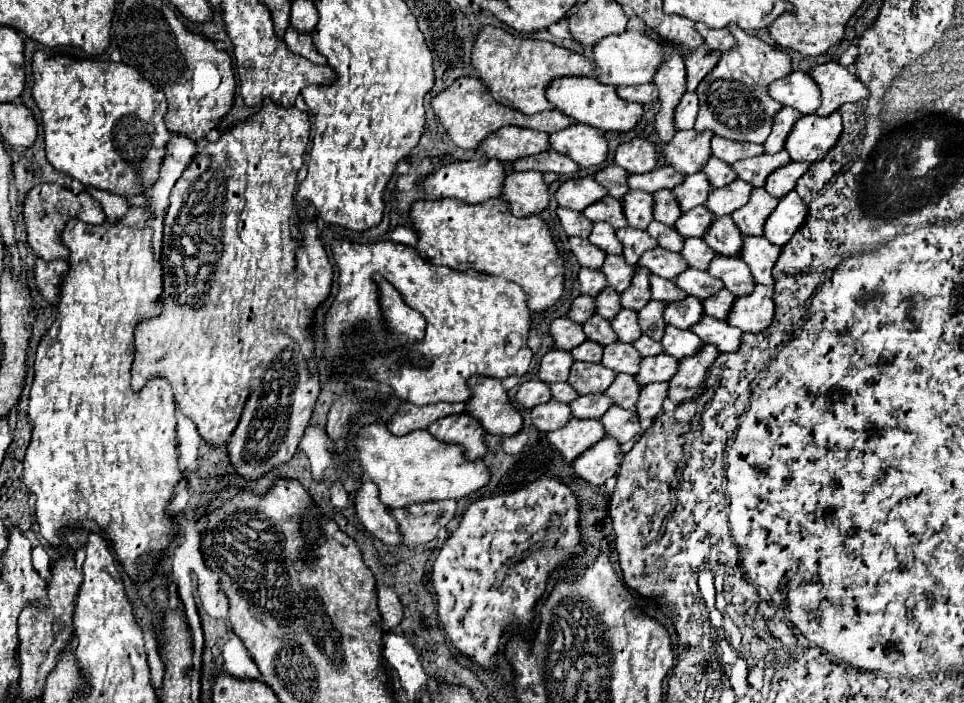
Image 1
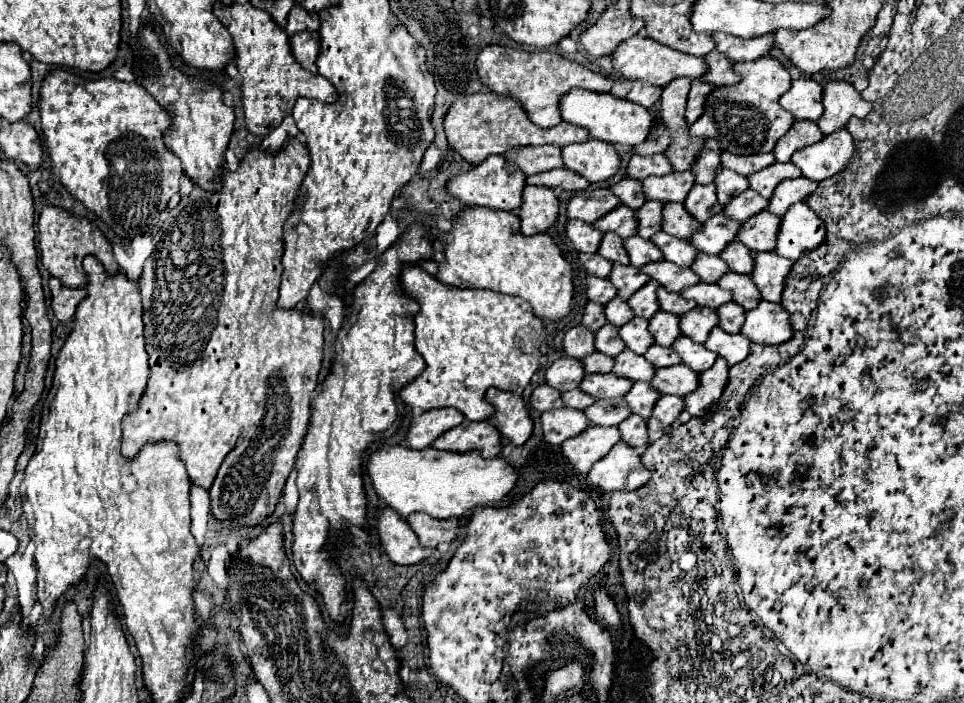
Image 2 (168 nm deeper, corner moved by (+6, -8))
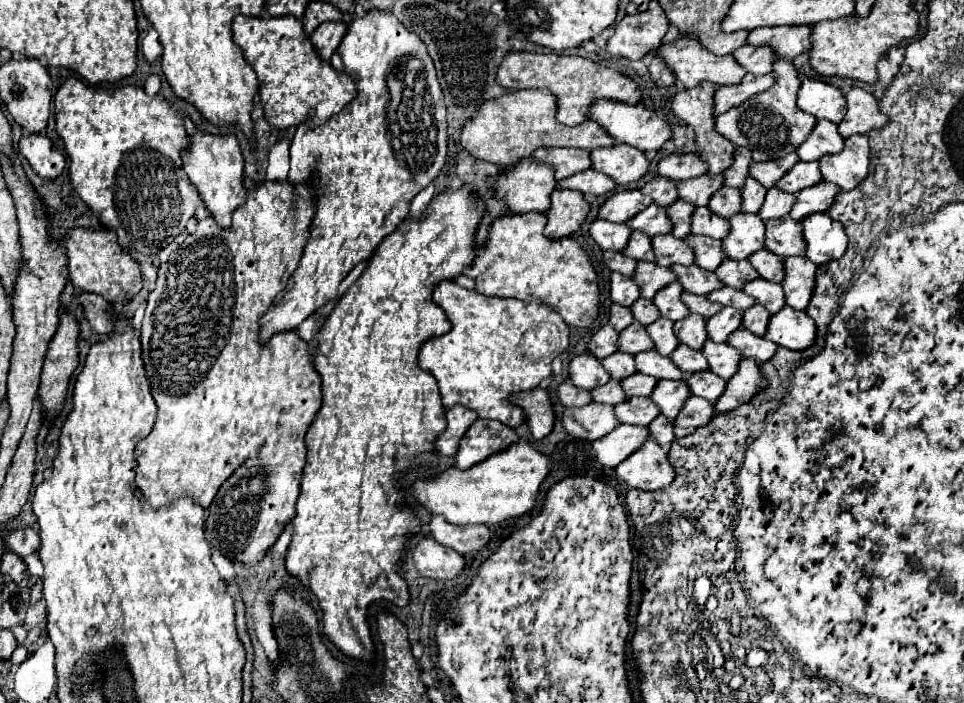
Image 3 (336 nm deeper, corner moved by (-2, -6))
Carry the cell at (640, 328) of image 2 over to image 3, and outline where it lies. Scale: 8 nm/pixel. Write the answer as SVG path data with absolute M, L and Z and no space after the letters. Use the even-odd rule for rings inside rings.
M658 318L654 324L646 326L646 330L652 336L652 340L656 342L656 350L664 356L670 356L680 344L678 336L674 334L674 322L668 318Z

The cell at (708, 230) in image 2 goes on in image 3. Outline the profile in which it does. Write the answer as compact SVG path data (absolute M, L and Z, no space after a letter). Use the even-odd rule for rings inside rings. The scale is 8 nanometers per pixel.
M736 214L730 222L732 230L722 240L728 258L746 260L764 248L764 222L756 214Z

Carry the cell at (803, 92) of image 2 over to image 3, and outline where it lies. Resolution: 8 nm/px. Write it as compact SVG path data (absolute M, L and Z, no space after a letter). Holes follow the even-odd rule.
M806 78L798 92L798 106L800 110L816 116L818 120L830 120L834 124L842 122L846 114L846 98L844 94L826 82Z

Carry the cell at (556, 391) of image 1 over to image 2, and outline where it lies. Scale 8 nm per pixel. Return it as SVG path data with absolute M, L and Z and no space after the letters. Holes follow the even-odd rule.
M570 390L570 392L564 392L564 394L562 394L562 402L564 402L564 406L568 406L568 408L582 410L582 408L588 408L594 400L592 400L586 392L582 392L582 390Z

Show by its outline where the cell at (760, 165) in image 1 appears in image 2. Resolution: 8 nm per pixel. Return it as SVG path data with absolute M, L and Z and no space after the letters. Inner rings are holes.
M786 162L786 164L772 164L768 168L762 168L760 172L754 172L748 176L748 182L750 182L750 188L754 192L758 192L762 198L770 198L770 194L774 192L776 184L784 178L798 178L800 176L800 170L792 164L792 162Z

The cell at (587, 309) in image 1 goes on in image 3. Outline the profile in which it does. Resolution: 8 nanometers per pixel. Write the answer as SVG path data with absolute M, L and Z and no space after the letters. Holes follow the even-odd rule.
M612 304L612 308L610 308L610 324L612 324L618 332L622 332L624 328L628 328L632 322L634 322L632 312L630 312L626 306Z

